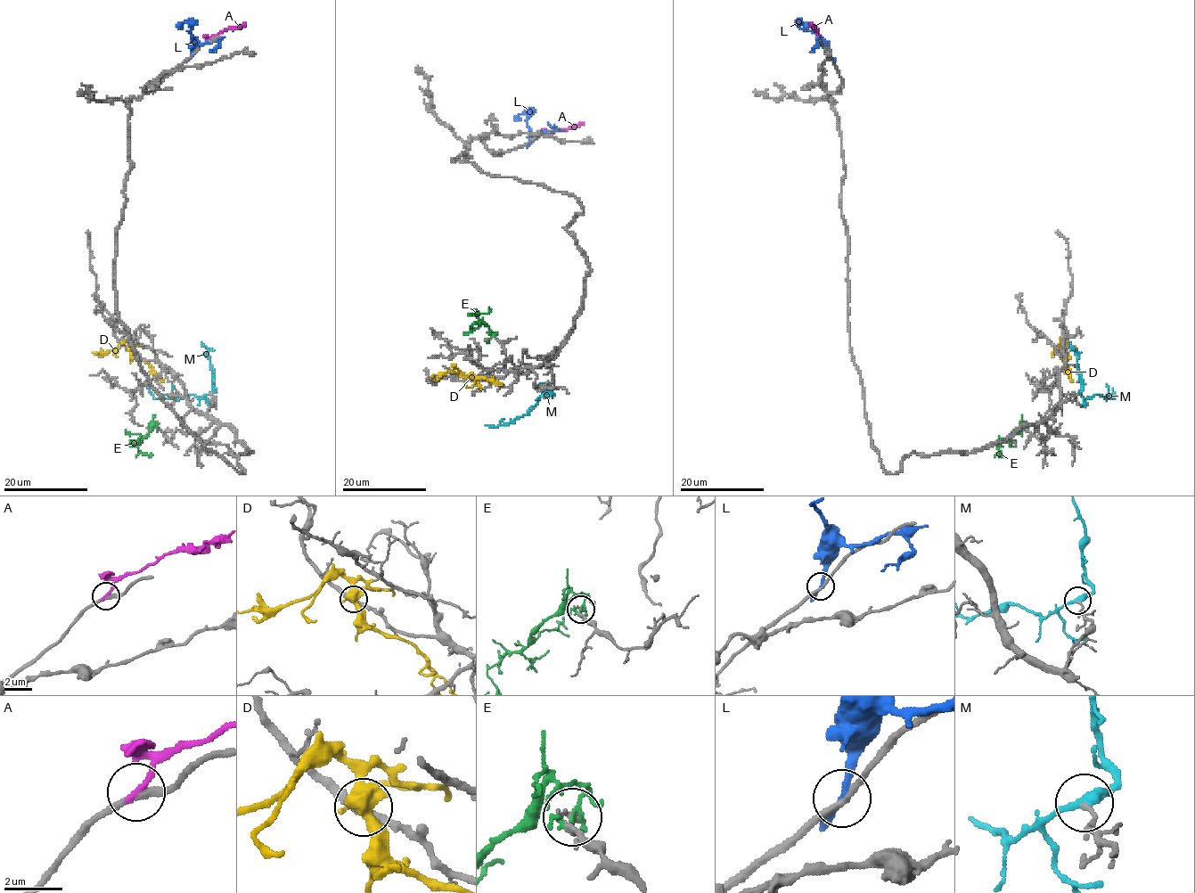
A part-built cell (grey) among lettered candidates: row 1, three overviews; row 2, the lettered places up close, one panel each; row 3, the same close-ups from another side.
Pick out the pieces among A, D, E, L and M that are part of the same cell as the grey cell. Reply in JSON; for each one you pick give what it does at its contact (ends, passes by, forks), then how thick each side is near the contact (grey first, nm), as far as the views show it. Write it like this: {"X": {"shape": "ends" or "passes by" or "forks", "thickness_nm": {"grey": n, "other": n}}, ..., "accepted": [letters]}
{"M": {"shape": "passes by", "thickness_nm": {"grey": 160, "other": 280}}, "accepted": ["M"]}

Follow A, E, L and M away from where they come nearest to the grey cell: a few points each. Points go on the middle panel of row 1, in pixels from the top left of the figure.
A: (544, 134), (575, 128), (584, 123)
E: (488, 339), (493, 336), (489, 329), (475, 314), (476, 309), (478, 313), (487, 314), (490, 311), (488, 307)
L: (529, 143), (530, 129), (526, 124), (529, 112), (523, 112), (514, 120)
M: (549, 391), (511, 423), (493, 426), (485, 424)

